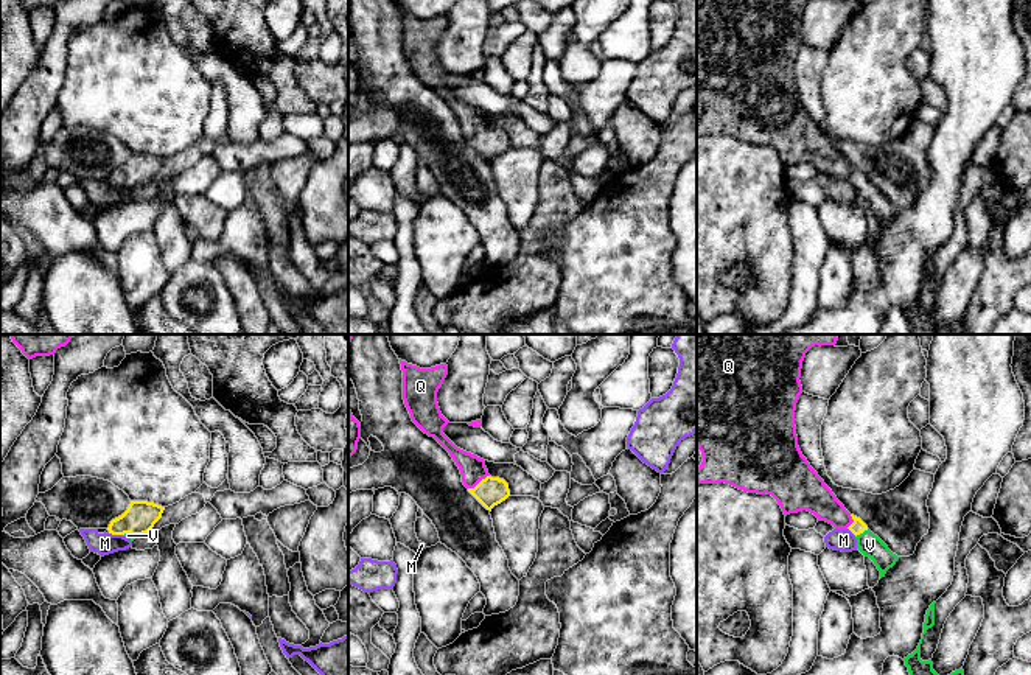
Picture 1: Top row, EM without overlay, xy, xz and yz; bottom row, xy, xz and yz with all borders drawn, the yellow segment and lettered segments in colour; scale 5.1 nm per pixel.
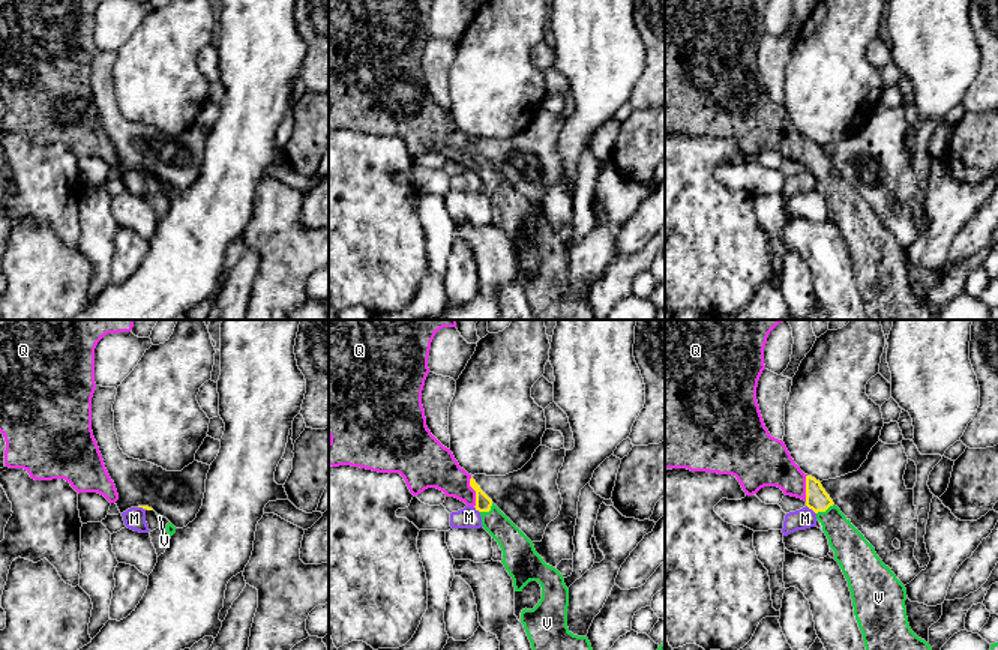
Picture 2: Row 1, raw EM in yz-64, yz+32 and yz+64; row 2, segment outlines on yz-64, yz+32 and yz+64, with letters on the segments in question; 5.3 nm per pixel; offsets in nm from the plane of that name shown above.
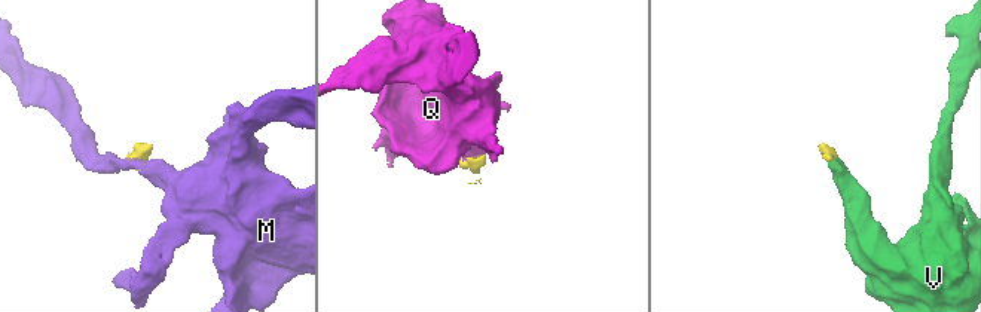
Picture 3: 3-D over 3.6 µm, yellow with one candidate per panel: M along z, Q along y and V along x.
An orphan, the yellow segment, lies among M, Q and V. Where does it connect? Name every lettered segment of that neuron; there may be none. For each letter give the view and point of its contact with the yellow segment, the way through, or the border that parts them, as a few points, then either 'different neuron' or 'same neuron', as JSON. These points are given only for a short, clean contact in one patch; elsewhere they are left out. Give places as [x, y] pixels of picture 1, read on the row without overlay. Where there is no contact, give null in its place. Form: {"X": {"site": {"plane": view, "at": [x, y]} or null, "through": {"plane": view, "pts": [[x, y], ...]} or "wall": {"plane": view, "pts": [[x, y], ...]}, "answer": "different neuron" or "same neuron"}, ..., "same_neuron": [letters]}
{"M": {"site": {"plane": "xy", "at": [115, 185]}, "wall": {"plane": "xy", "pts": [[108, 184], [122, 187]]}, "answer": "different neuron"}, "Q": {"site": {"plane": "xz", "at": [479, 134]}, "through": {"plane": "xz", "pts": [[490, 143], [479, 134], [473, 122]]}, "answer": "same neuron"}, "V": {"site": {"plane": "yz", "at": [862, 184]}, "through": {"plane": "yz", "pts": [[857, 179], [862, 184], [870, 196]]}, "answer": "same neuron"}, "same_neuron": ["Q", "V"]}

